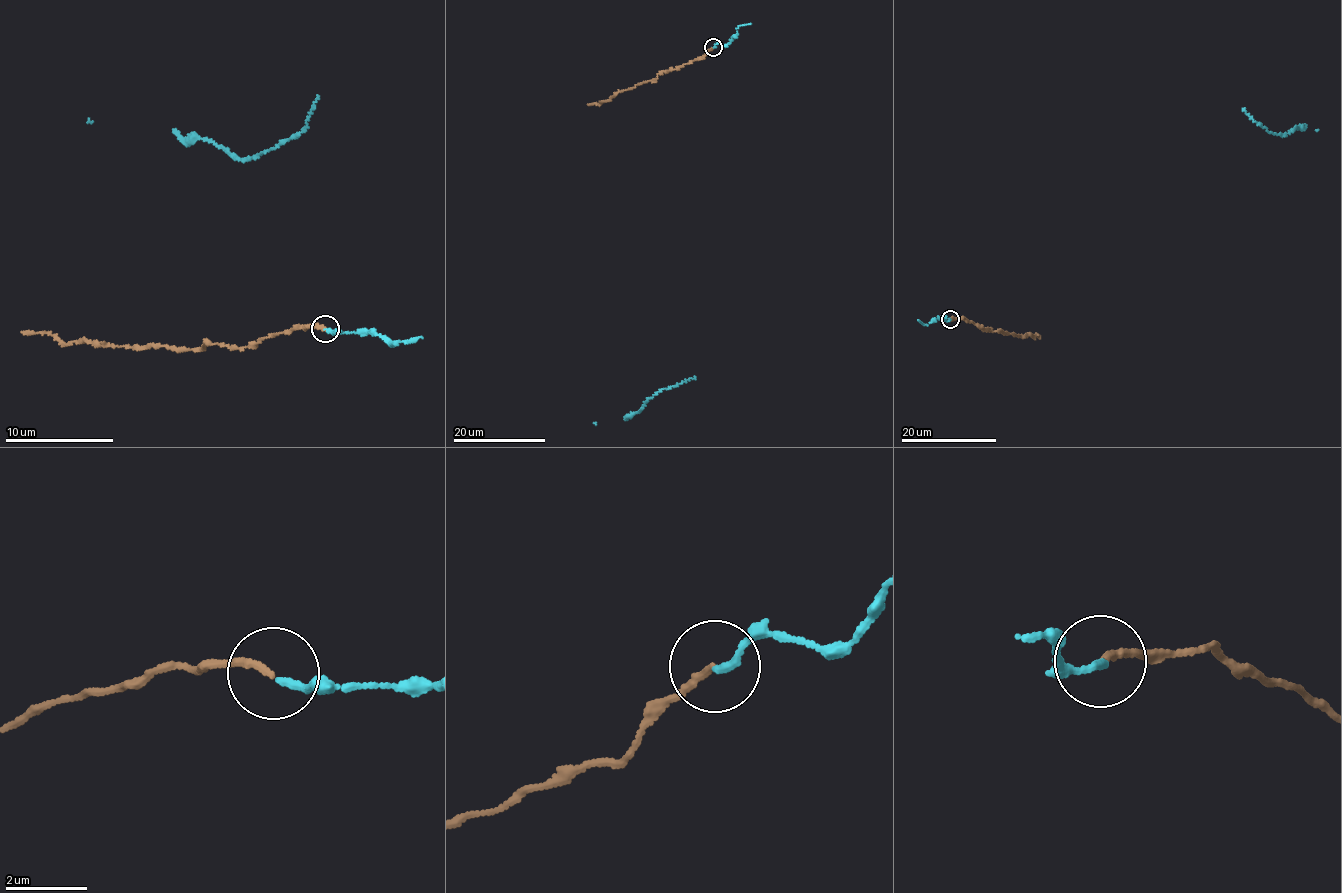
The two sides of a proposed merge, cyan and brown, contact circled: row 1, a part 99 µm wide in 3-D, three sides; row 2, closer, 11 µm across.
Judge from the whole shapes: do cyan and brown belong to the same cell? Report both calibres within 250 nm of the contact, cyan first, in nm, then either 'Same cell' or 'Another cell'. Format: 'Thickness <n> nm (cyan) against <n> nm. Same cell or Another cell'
Thickness 170 nm (cyan) against 170 nm. Same cell

